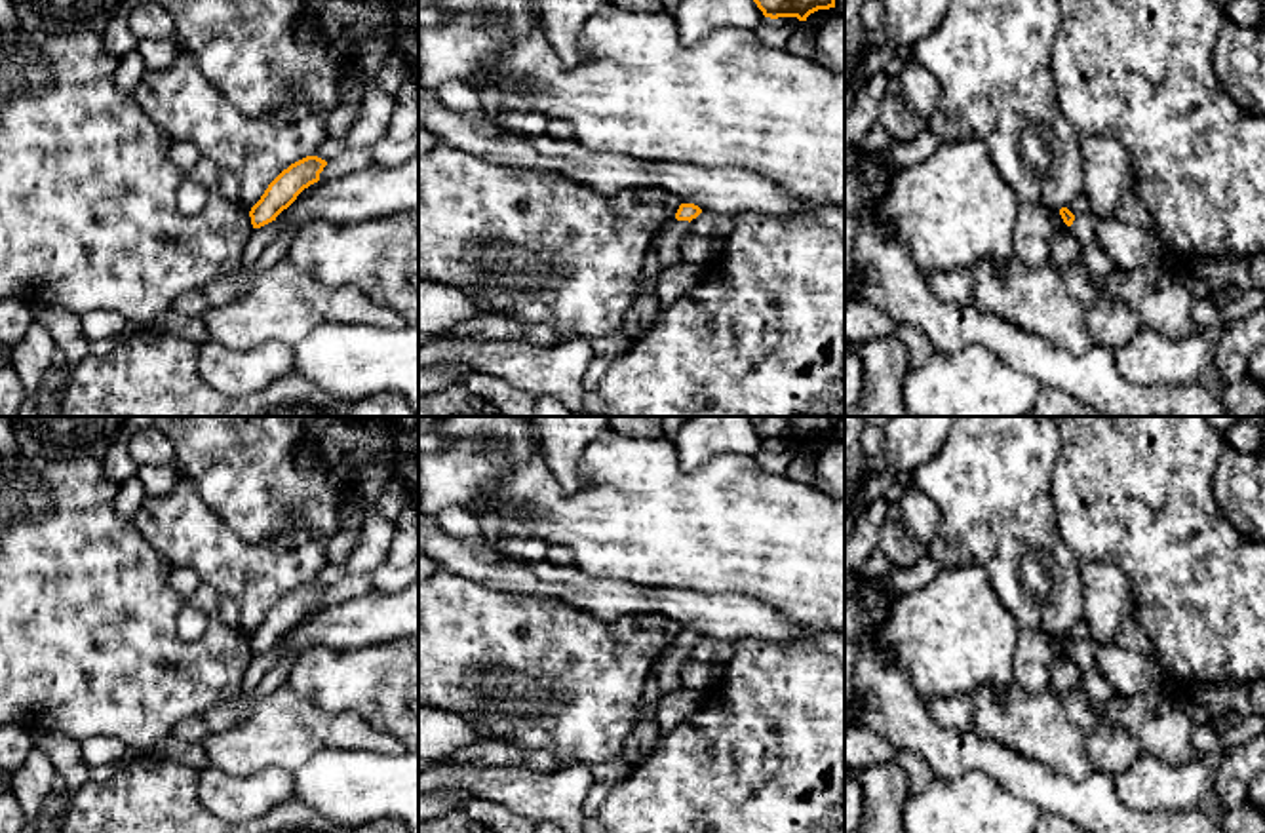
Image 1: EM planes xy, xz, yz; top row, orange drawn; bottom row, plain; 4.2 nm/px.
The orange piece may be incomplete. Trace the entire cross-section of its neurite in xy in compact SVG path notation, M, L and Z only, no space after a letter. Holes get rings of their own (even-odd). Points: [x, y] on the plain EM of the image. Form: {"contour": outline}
{"contour": "M306 582L283 595L251 633L249 643L253 654L276 647L276 643L287 635L304 614L320 607L320 599L325 591L325 586Z"}

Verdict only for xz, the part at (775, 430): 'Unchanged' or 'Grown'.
Unchanged

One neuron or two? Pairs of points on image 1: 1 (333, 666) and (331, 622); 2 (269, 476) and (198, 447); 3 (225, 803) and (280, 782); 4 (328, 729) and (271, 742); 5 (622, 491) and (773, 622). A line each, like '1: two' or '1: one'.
1: two
2: one
3: one
4: one
5: two

